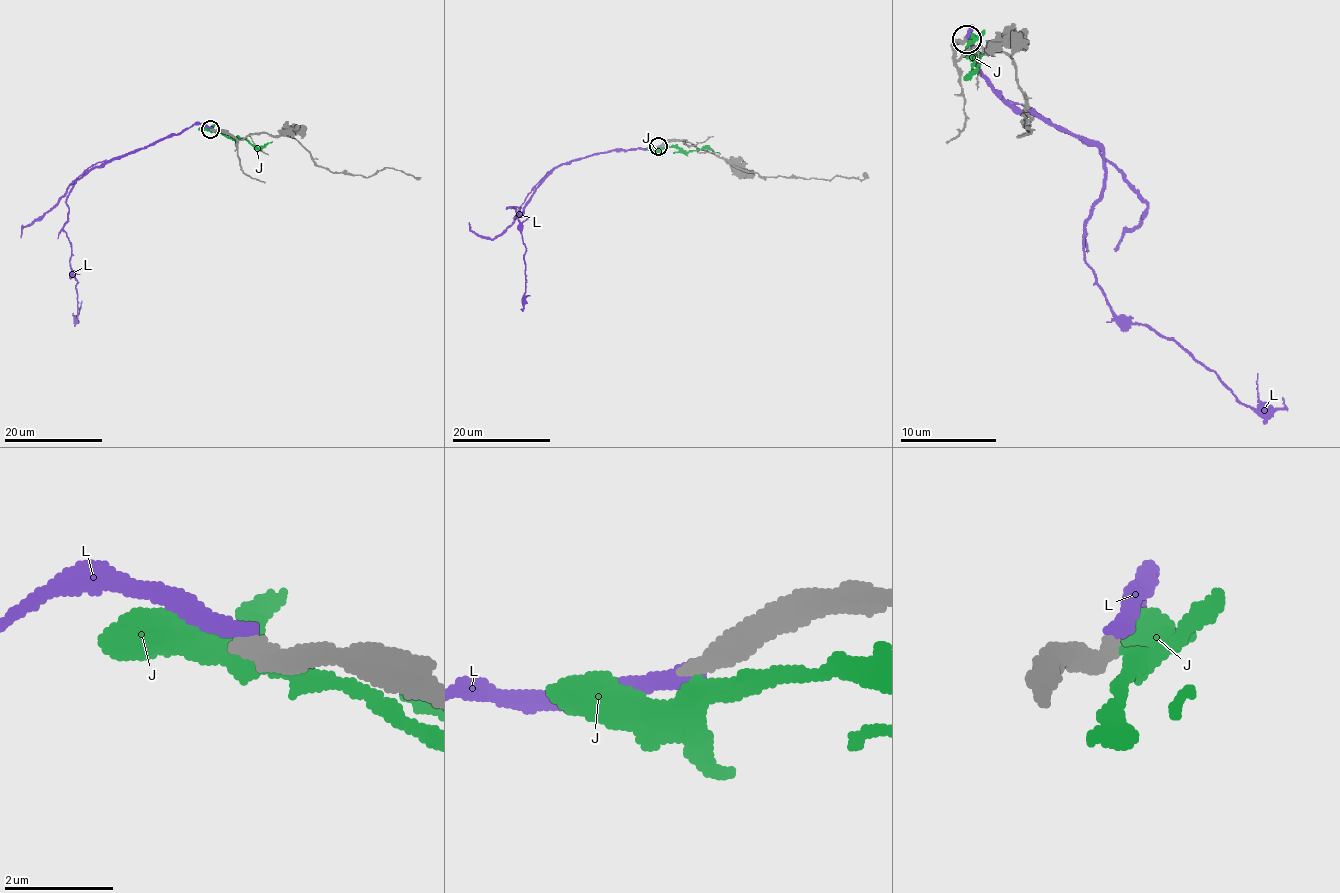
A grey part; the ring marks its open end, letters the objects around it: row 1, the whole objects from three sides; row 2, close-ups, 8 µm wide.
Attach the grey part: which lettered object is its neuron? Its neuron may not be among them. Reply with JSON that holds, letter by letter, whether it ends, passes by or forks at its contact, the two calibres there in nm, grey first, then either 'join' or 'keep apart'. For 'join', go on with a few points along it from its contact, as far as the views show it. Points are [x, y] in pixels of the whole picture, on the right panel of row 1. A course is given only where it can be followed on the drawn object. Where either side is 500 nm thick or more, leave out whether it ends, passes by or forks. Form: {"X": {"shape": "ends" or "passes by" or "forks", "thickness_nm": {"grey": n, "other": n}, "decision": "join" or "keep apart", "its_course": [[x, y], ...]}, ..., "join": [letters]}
{"J": {"shape": "passes by", "thickness_nm": {"grey": 420, "other": 400}, "decision": "keep apart"}, "L": {"shape": "ends", "thickness_nm": {"grey": 400, "other": 340}, "decision": "keep apart"}, "join": []}

